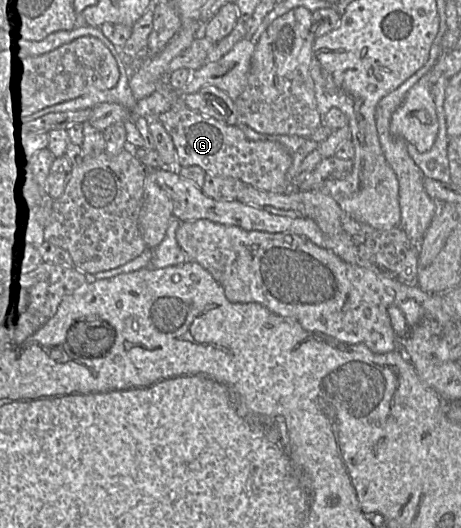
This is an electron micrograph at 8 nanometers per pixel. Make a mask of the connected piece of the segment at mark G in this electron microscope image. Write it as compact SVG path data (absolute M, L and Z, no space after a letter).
M183 103L173 105L169 111L160 114L157 119L173 140L178 155L178 167L199 166L206 174L238 179L256 189L271 193L287 193L291 189L291 183L286 180L286 173L292 159L280 143L270 140L249 140L236 125L230 126L214 118L206 117L189 109Z

